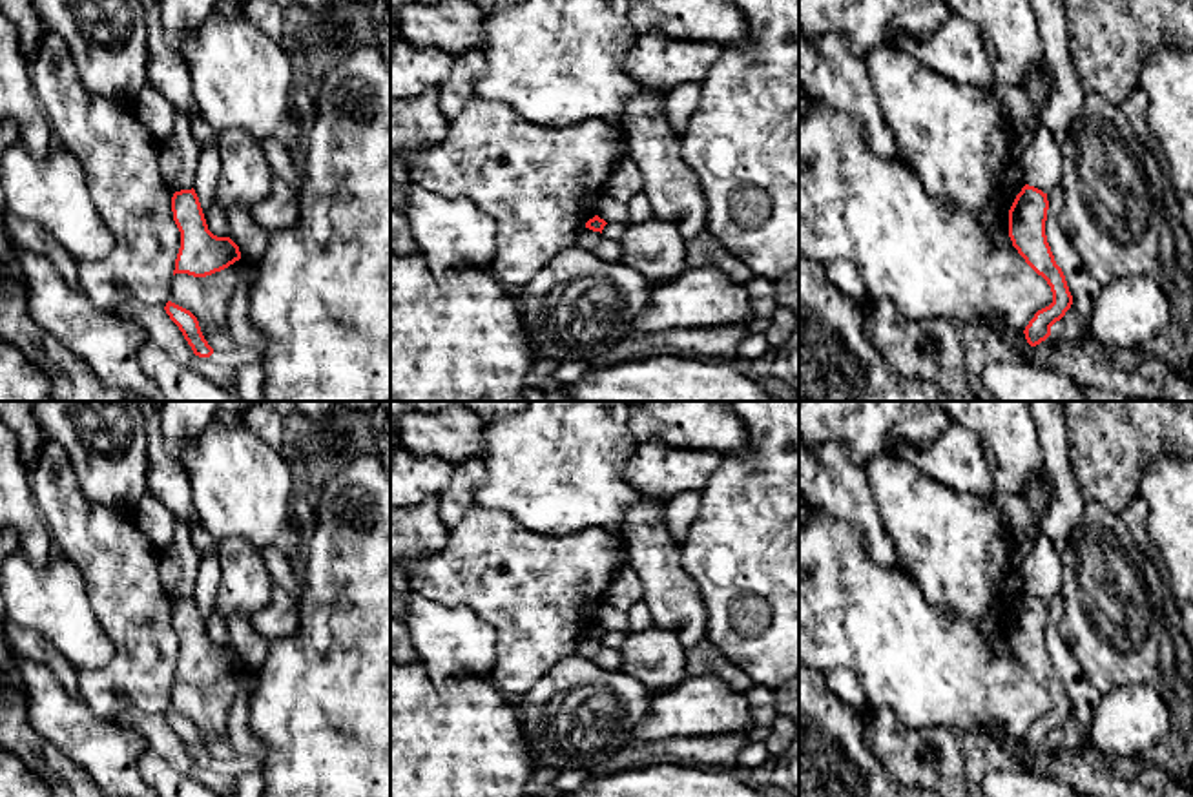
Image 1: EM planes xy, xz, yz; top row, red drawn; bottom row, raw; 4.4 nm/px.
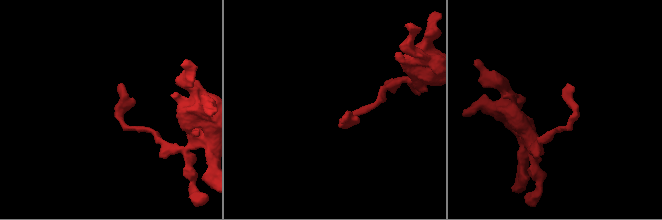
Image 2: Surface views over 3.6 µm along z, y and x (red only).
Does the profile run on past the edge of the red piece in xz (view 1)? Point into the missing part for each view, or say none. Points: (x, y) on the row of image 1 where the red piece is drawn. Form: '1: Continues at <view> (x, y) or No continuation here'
1: No continuation here

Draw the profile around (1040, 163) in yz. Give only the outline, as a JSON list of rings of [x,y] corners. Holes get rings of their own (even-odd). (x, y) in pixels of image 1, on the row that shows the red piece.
[[[998,86],[996,95],[1003,106],[1009,124],[1029,124],[1034,131],[1018,164],[1025,182],[1047,193],[1062,181],[1062,151],[1051,131],[1034,111],[1029,93],[1022,86]]]

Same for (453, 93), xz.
[[[482,55],[452,57],[451,75],[438,86],[438,106],[452,120],[474,95],[474,80],[485,71]]]

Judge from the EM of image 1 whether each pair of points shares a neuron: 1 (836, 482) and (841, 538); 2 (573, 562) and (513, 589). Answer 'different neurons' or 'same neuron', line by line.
1: different neurons
2: same neuron

